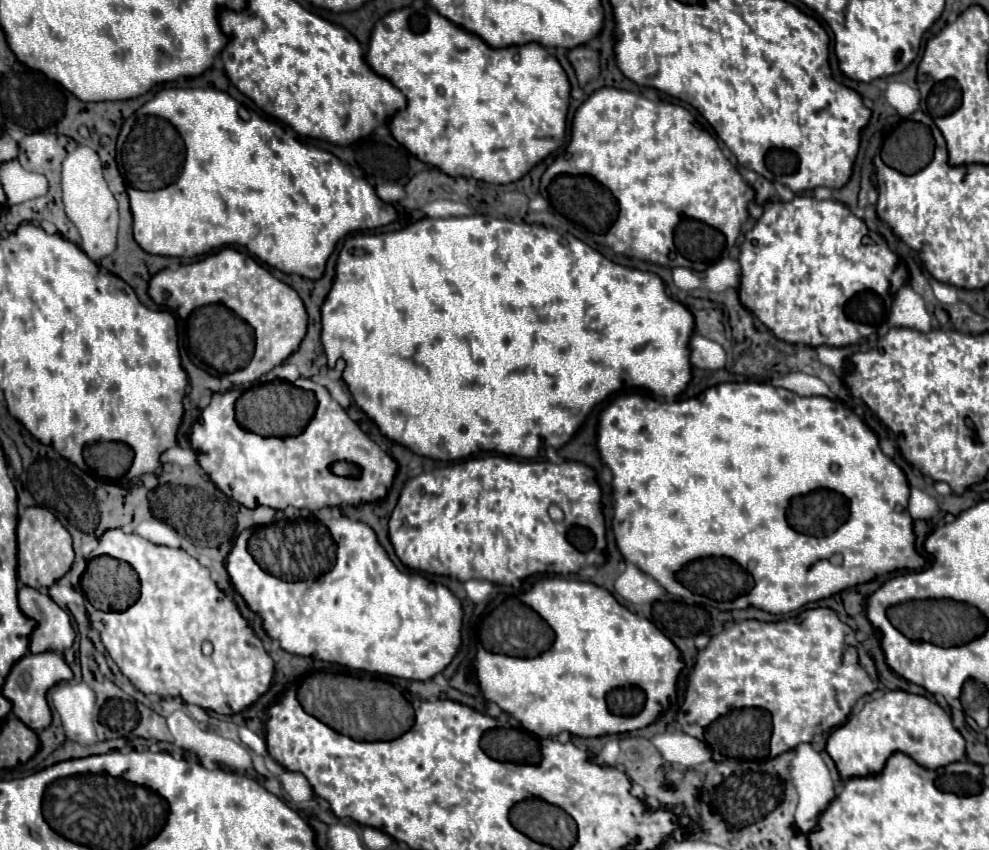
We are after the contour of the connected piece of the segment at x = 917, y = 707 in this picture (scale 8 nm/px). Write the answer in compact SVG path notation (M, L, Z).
M888 691L882 697L868 701L860 713L832 731L826 751L834 759L842 779L880 773L886 759L896 751L910 755L926 769L940 769L966 757L964 737L954 729L950 715L938 703L906 691Z

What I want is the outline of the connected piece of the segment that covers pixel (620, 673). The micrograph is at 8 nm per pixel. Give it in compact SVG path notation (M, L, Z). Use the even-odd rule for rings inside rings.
M548 577L534 583L526 593L522 593L520 599L554 629L554 645L534 659L514 659L480 649L476 655L476 679L484 697L508 711L516 721L522 723L524 729L542 739L560 735L564 731L578 737L630 733L652 725L660 713L676 703L676 683L680 671L684 669L680 649L652 621L630 613L604 587L578 579ZM618 687L638 687L646 693L646 705L638 715L612 715L608 711L606 695Z

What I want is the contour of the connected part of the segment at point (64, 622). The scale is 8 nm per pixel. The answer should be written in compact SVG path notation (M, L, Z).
M20 587L18 605L26 617L32 617L38 623L30 637L32 653L64 653L72 647L76 631L72 627L70 615L60 609L48 593L40 593L32 587Z

